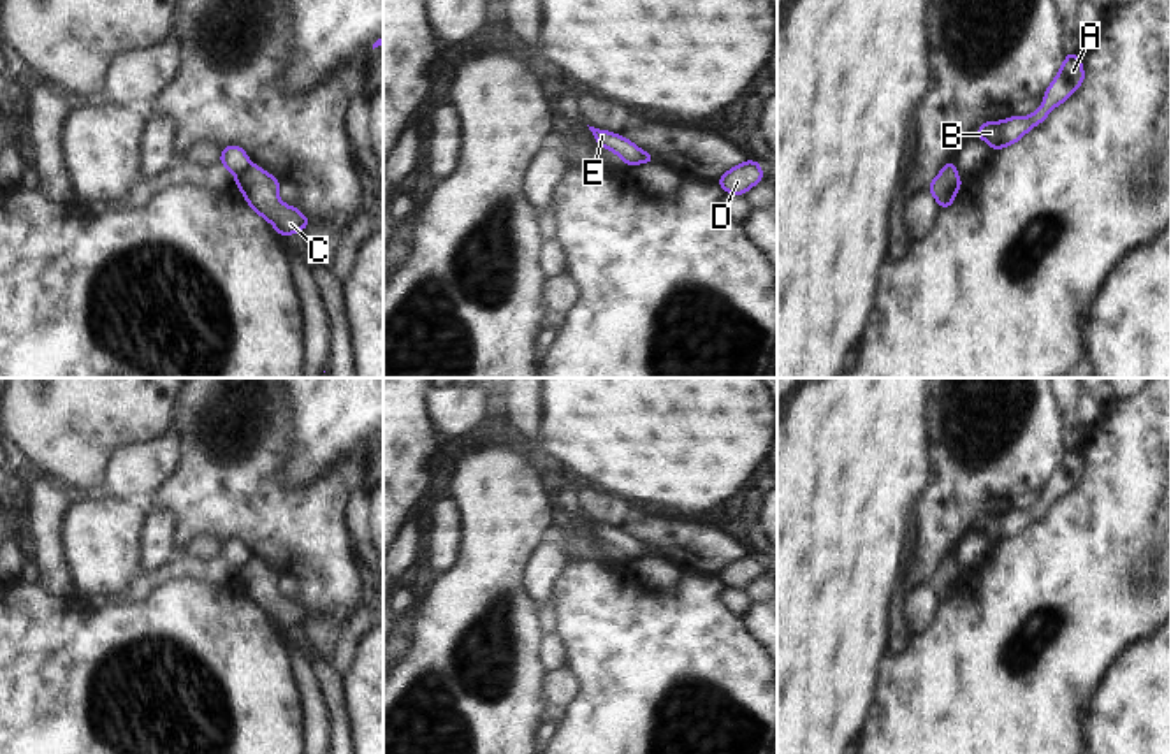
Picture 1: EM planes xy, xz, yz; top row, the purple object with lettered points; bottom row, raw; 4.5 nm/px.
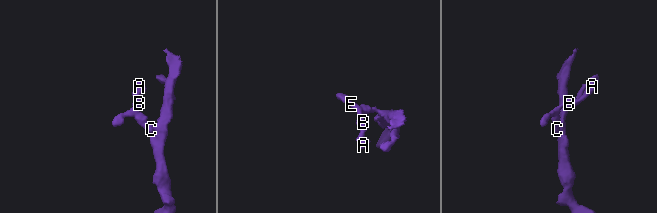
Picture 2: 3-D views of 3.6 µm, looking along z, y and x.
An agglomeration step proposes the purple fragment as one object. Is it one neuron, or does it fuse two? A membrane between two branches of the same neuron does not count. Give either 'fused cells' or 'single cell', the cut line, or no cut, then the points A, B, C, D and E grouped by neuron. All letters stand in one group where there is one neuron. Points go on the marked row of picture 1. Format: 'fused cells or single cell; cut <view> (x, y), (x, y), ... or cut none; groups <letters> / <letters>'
fused cells; cut xy (250, 162), (236, 178); groups A B E / C D

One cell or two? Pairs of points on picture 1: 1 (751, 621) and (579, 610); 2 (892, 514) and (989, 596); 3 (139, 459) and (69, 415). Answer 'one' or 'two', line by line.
1: two
2: two
3: two

